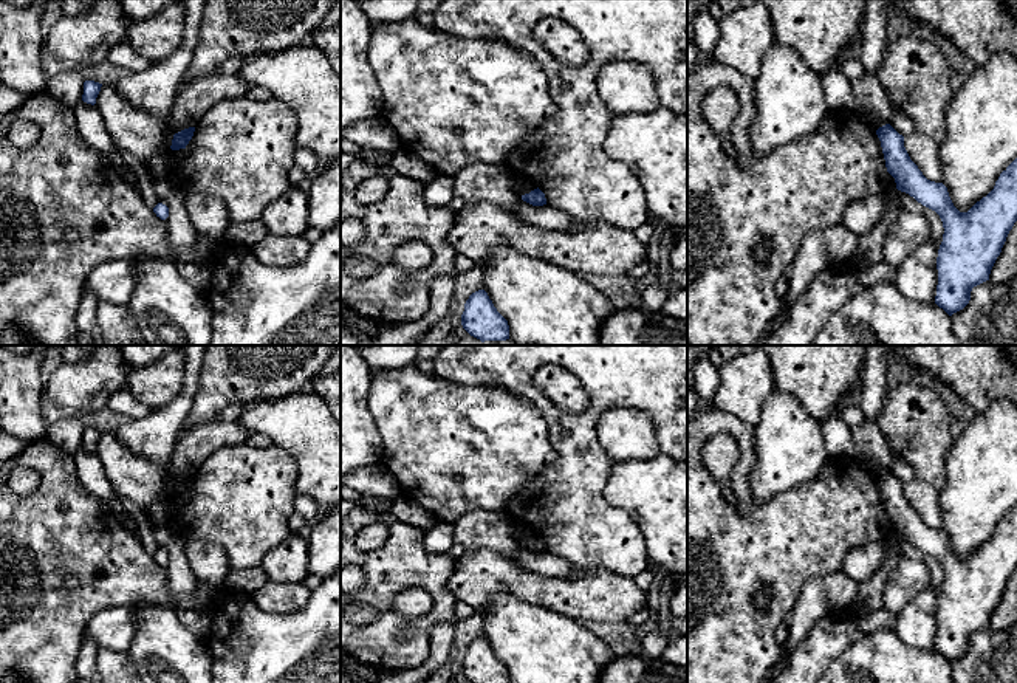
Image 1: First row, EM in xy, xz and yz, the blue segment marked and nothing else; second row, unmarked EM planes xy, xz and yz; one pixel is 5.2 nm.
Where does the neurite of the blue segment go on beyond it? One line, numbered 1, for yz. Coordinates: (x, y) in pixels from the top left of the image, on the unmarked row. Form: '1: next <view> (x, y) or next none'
1: next none

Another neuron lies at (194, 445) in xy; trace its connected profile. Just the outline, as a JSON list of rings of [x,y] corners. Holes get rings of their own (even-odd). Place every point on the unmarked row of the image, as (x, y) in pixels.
[[[207,421],[181,427],[175,440],[170,462],[164,466],[175,482],[195,474],[214,451],[231,444],[245,444],[254,435],[238,421]]]

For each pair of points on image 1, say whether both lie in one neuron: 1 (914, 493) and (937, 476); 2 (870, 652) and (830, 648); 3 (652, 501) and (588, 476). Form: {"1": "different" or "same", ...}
{"1": "different", "2": "different", "3": "different"}

